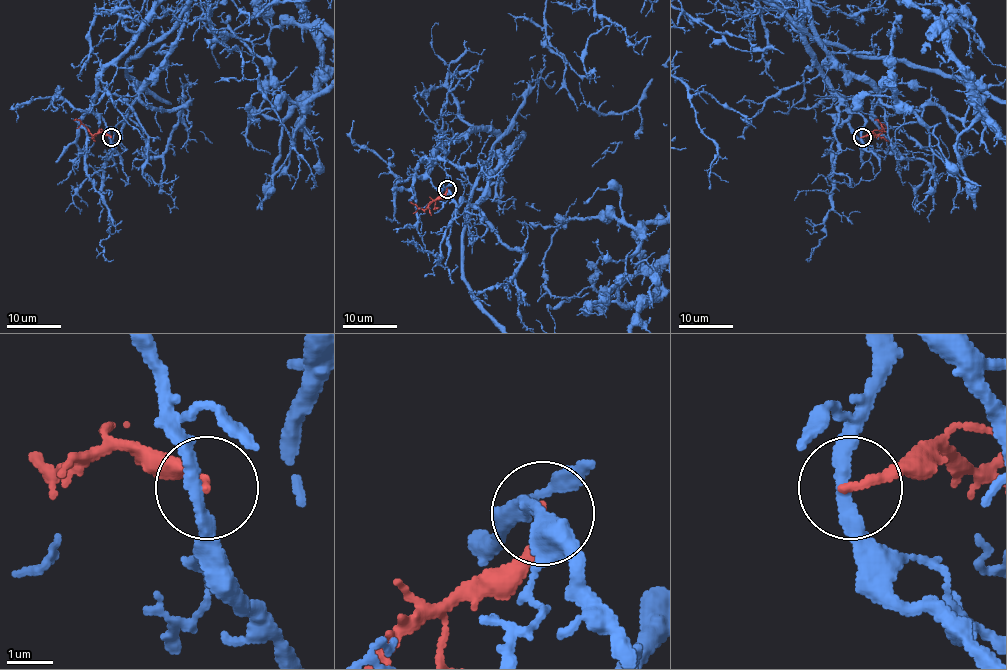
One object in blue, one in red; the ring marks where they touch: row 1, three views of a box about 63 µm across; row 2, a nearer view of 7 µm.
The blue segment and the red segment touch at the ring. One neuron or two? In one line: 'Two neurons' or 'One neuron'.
Two neurons

